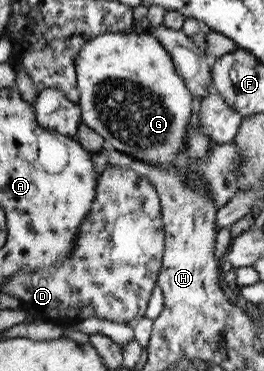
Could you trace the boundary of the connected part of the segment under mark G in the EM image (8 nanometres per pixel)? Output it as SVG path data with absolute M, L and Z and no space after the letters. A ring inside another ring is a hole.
M132 30L95 35L95 37L91 37L91 39L87 39L87 41L83 43L73 62L75 62L76 87L80 92L79 99L77 99L76 102L79 104L80 122L89 126L99 137L103 138L106 146L121 151L121 153L125 153L125 155L131 155L131 157L135 157L135 159L141 159L141 161L145 161L145 163L149 163L149 165L153 165L153 167L159 167L159 169L163 169L163 171L171 169L173 163L177 161L177 155L185 149L185 127L189 125L191 113L195 111L198 99L193 97L185 88L181 77L177 75L175 68L173 68L171 56L167 54L167 51L163 49L163 46L155 39L155 36L151 35L149 32L137 34Z

